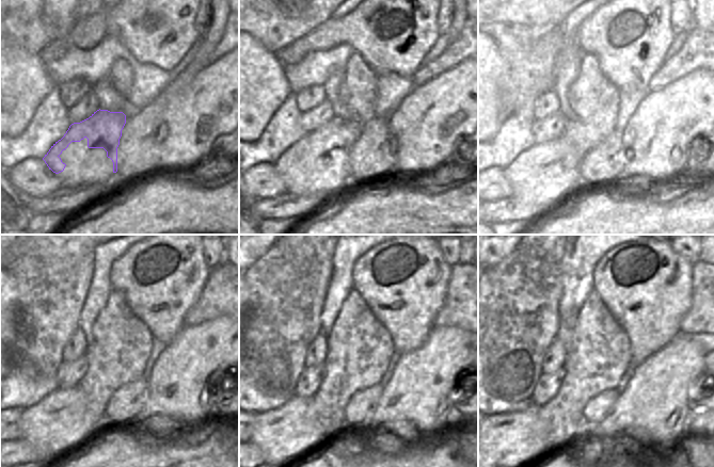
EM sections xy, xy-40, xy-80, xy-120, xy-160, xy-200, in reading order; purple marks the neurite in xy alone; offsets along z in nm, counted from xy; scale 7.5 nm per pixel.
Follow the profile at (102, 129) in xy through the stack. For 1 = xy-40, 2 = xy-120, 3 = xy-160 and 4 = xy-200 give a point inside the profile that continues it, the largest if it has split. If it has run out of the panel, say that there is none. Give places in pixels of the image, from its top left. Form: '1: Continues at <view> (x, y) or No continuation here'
1: Continues at xy-40 (337, 133)
2: Continues at xy-120 (35, 429)
3: Continues at xy-160 (269, 430)
4: Continues at xy-200 (502, 437).

